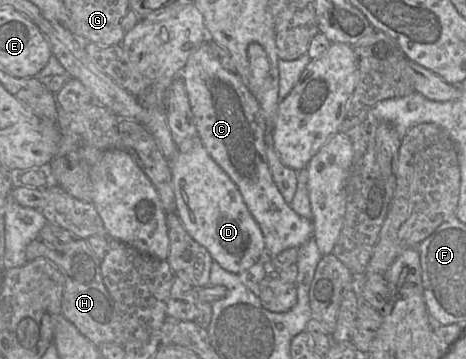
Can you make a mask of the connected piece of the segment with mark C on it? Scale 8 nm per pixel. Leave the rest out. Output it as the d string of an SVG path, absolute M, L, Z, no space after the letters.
M207 41L189 56L180 75L185 83L198 137L211 158L236 184L249 212L262 231L266 254L272 257L288 248L302 246L313 236L313 223L291 208L272 178L266 154L267 126L255 96L238 74L225 69L213 57Z

